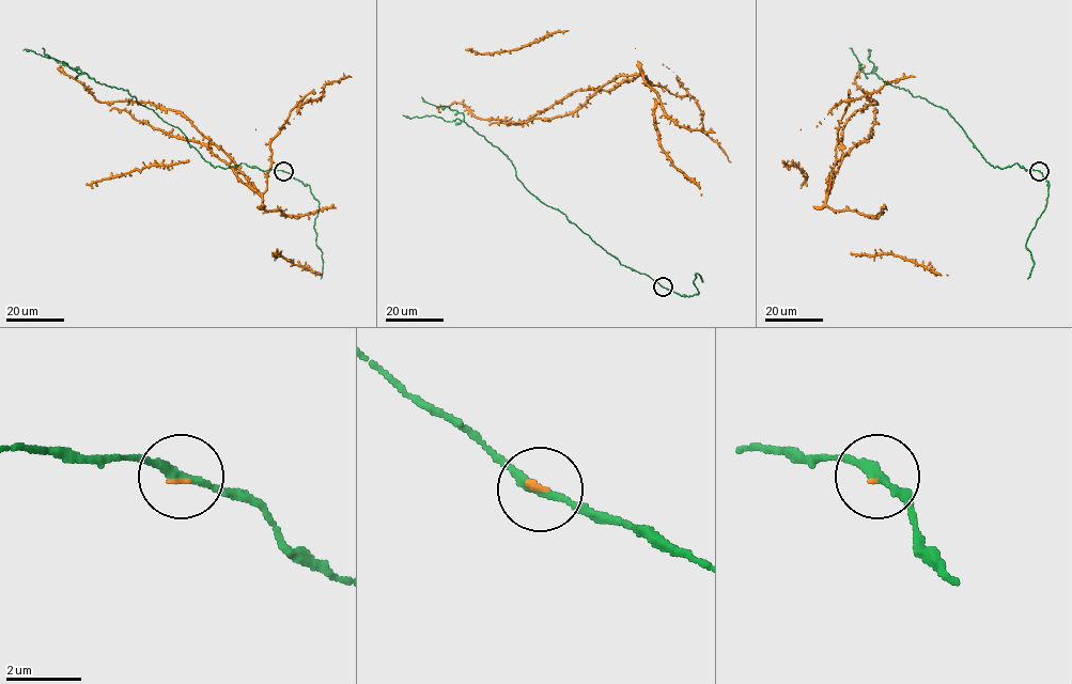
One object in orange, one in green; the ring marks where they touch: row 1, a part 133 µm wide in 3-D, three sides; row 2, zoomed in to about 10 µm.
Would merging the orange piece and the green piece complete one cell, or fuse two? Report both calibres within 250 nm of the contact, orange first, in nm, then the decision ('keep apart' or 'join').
calibres 90 and 220 nm; join

